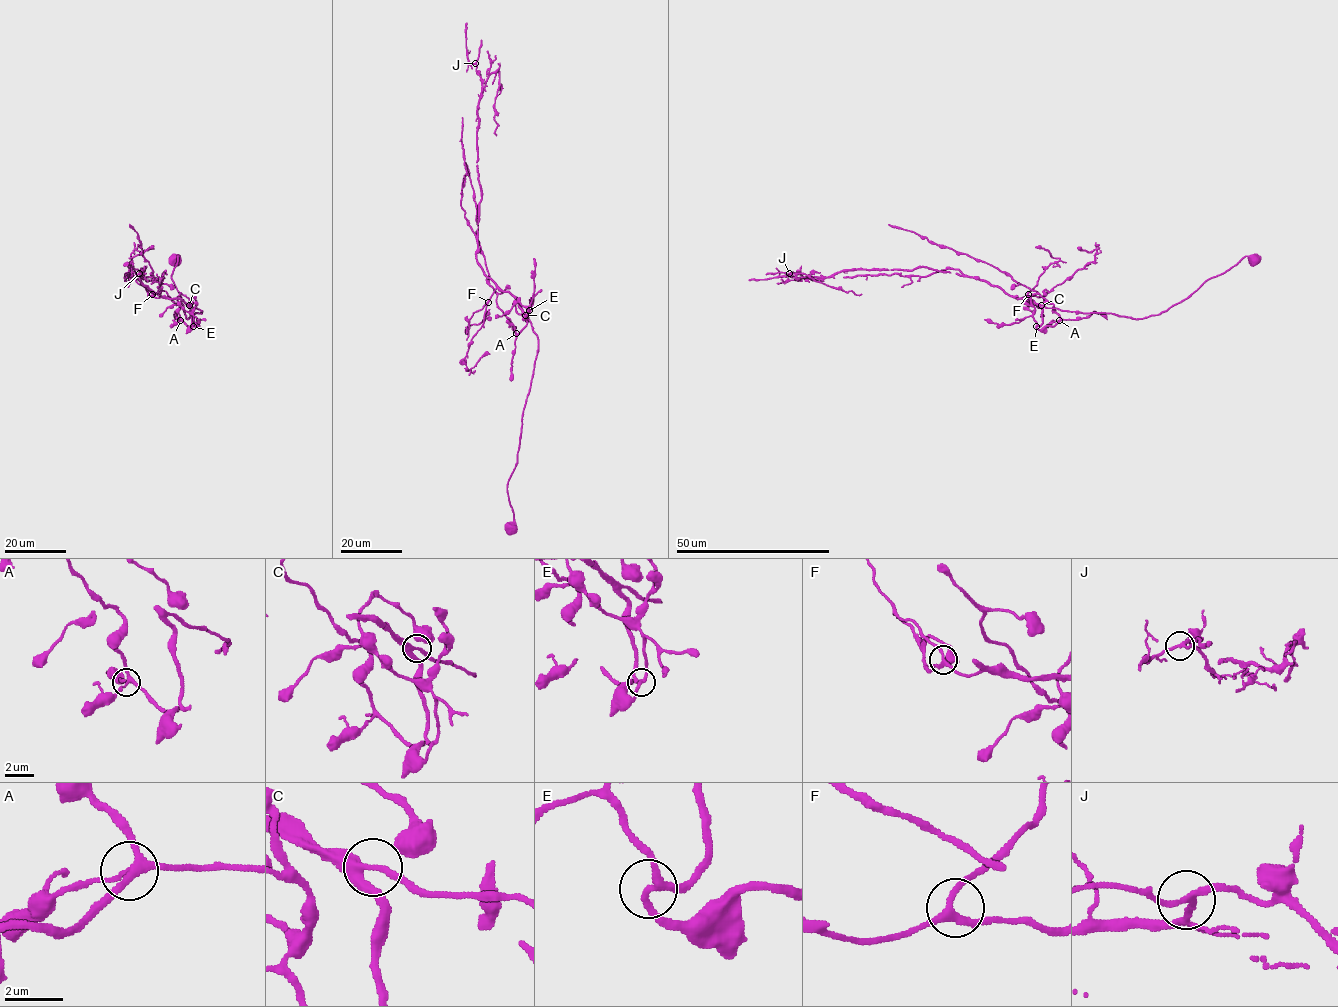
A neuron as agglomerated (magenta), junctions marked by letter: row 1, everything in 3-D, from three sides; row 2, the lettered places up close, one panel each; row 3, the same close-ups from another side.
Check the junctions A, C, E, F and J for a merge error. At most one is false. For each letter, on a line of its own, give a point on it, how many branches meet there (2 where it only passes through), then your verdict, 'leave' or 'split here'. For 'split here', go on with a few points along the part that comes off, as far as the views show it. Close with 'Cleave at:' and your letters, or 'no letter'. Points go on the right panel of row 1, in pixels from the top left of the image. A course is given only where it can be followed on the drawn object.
A: place (1059, 320); branches 4; leave
C: place (1041, 305); branches 4; leave
E: place (1036, 326); branches 3; leave
F: place (1028, 294); branches 3; leave
J: place (789, 273); branches 3; leave
Cleave at: no letter

